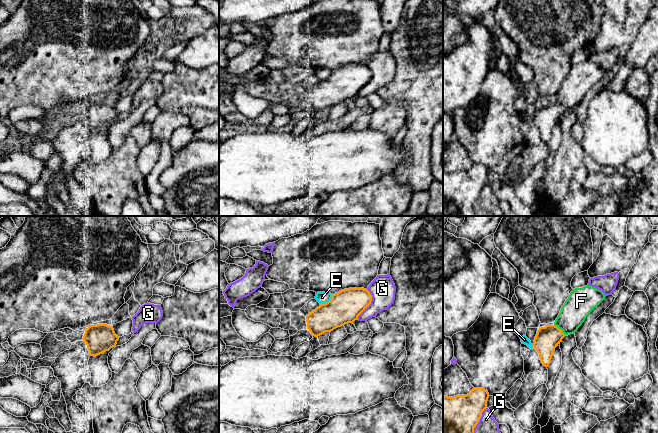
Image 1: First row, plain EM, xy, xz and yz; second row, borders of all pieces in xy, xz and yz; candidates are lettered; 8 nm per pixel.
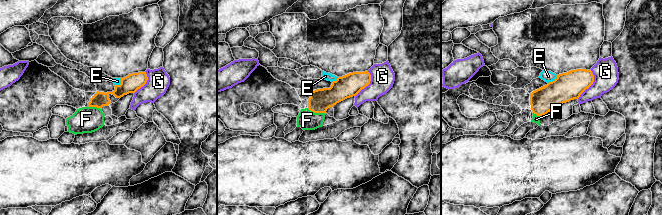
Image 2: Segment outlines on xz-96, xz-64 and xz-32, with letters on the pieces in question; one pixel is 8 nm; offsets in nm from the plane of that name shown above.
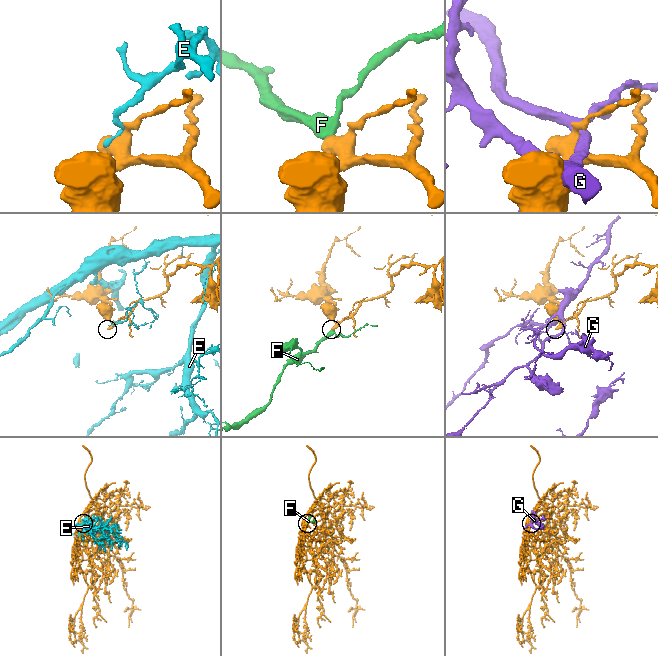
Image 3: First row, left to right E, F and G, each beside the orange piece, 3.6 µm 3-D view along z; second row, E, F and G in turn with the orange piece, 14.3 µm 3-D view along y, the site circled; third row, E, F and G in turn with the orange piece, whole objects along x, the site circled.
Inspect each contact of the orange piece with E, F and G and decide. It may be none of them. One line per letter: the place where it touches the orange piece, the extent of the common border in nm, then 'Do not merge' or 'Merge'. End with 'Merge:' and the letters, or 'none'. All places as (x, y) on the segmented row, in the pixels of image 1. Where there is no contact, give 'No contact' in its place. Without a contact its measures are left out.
E: Touches orange at xz (328, 301). Shared border 130 nm. Do not merge
F: Touches orange at yz (560, 329). Shared border 130 nm. Merge
G: Touches orange at xz (370, 303). Shared border 260 nm. Do not merge
Merge: F

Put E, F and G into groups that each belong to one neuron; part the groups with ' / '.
E / F / G

